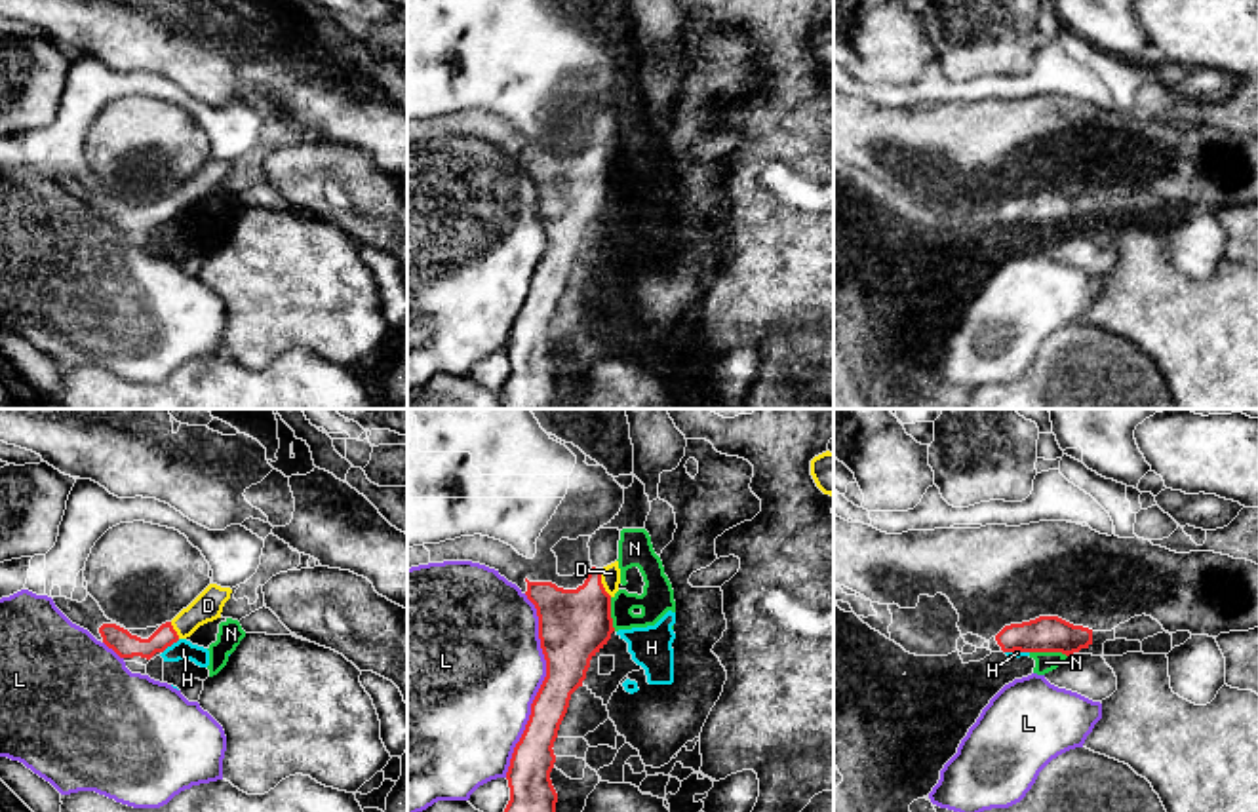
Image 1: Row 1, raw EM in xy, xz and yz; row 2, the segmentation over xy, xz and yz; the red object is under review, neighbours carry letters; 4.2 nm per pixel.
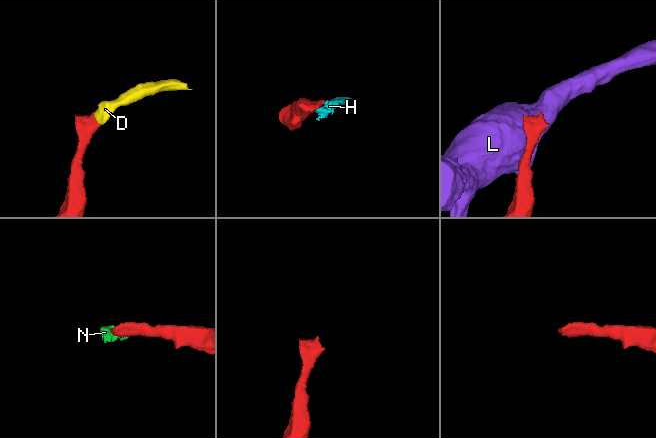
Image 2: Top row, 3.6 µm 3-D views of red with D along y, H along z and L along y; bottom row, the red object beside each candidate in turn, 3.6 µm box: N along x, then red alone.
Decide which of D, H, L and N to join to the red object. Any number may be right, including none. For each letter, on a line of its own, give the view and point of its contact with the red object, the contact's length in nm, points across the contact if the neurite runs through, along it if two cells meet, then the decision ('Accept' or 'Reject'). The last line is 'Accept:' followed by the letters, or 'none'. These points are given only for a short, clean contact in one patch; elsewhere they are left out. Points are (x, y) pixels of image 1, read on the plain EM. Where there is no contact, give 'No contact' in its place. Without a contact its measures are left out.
D: Touches red at xz (600, 156). Shared border 130 nm. Path across: xz (573, 198), (587, 185), (600, 156), (611, 147). Accept
H: Touches red at xy (170, 219). Shared border 100 nm. Boundary: xy (179, 213), (162, 227). Reject
L: Touches red at xz (541, 259). Shared border 800 nm. Reject
N: Touches red at yz (1049, 225). Shared border 160 nm. Boundary: yz (1030, 225), (1061, 225), (1066, 231). Reject
Accept: D

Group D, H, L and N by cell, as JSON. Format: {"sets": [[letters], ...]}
{"sets": [["D"], ["H", "N"], ["L"]]}

